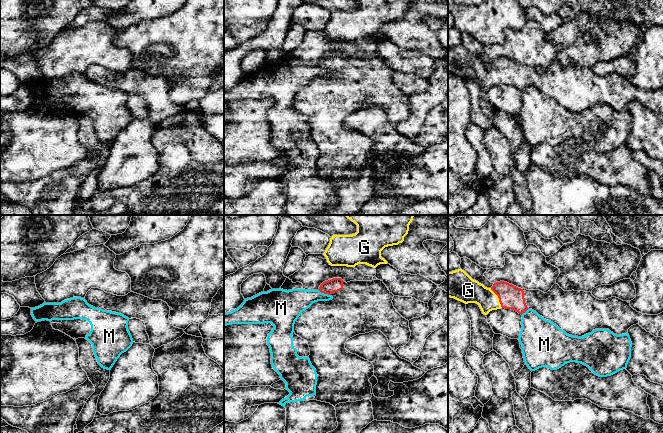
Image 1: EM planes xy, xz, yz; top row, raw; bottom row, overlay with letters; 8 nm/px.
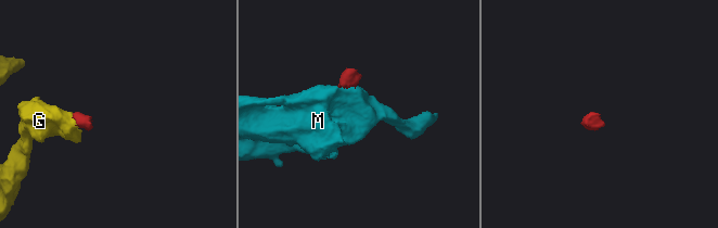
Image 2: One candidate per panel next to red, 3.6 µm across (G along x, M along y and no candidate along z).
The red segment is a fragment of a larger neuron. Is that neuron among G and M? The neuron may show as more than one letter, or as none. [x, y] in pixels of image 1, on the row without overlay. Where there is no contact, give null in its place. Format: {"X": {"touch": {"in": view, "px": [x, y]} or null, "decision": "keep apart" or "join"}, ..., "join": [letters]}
{"G": {"touch": {"in": "yz", "px": [498, 73]}, "decision": "join"}, "M": {"touch": {"in": "xz", "px": [324, 69]}, "decision": "keep apart"}, "join": ["G"]}

